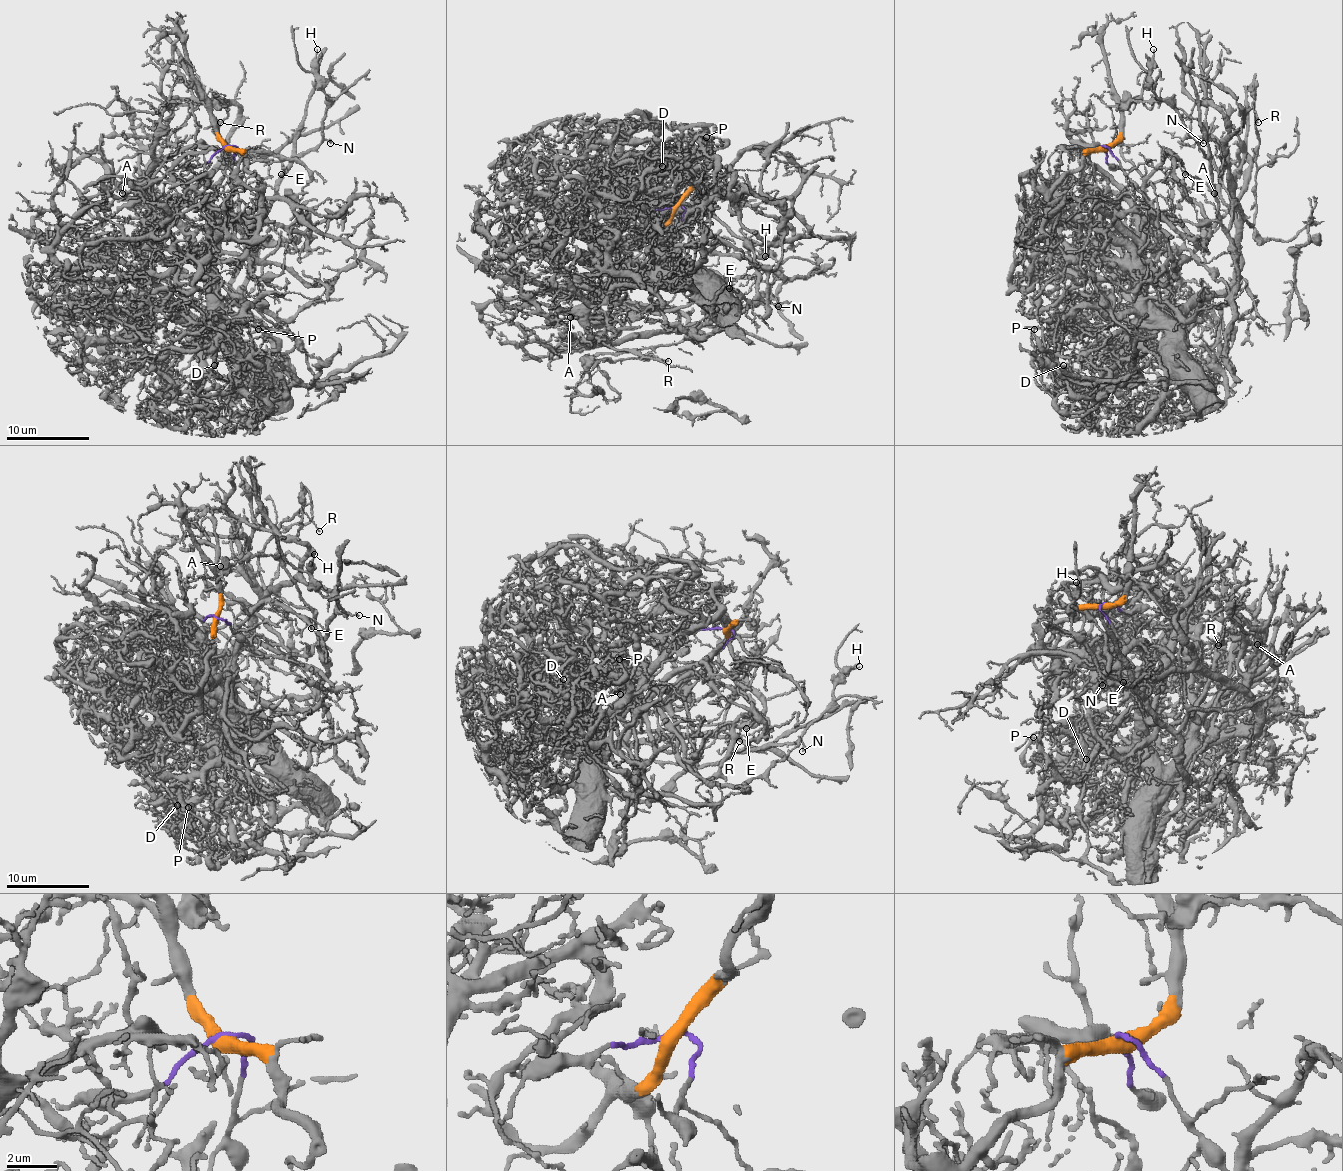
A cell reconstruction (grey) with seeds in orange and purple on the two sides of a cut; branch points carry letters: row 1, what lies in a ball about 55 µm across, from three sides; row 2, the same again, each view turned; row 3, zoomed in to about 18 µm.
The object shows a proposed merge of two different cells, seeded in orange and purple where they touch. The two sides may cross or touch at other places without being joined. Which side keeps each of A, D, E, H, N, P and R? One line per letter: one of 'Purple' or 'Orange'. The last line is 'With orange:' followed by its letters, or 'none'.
A: Orange
D: Orange
E: Orange
H: Purple
N: Purple
P: Orange
R: Purple
With orange: A, D, E, P

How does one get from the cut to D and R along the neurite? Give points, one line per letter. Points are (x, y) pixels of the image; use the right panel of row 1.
D: (1102, 146), (1048, 212), (1131, 254), (1133, 308), (1083, 306), (1060, 335), (1069, 375), (1062, 364)
R: (1102, 146), (1162, 216), (1219, 220), (1227, 229), (1237, 204), (1252, 225), (1256, 212), (1252, 104), (1258, 123)

